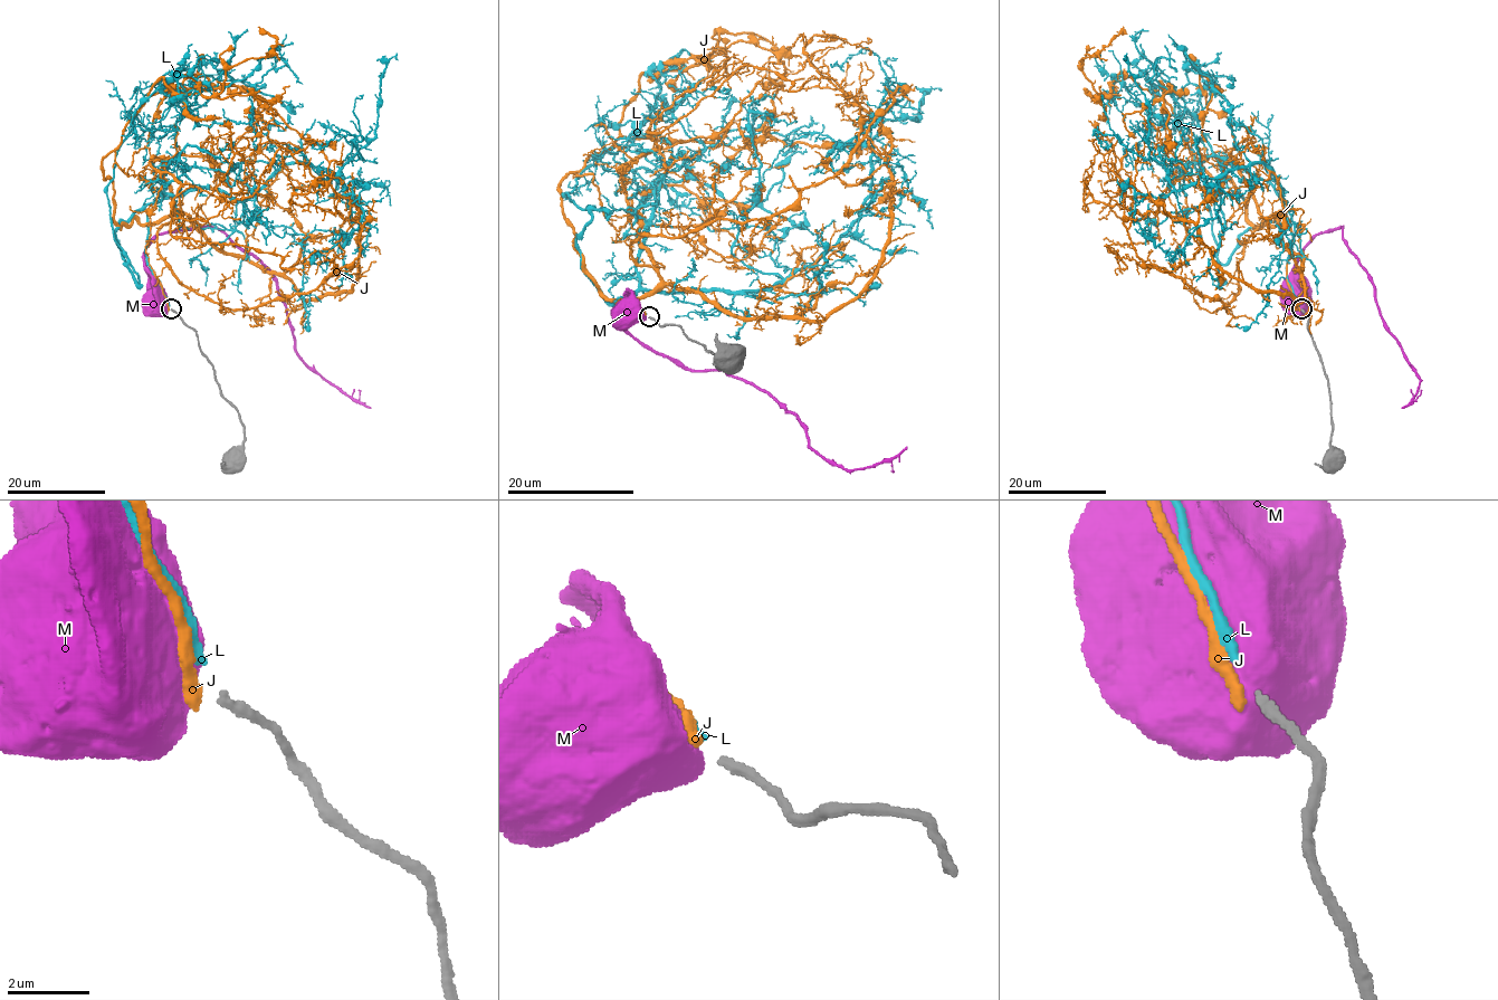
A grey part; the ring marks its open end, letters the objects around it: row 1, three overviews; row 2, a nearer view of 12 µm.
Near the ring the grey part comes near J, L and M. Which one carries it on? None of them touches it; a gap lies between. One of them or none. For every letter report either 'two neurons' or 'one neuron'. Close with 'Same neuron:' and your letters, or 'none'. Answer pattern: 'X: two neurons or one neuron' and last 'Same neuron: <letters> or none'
J: one neuron
L: two neurons
M: two neurons
Same neuron: J

